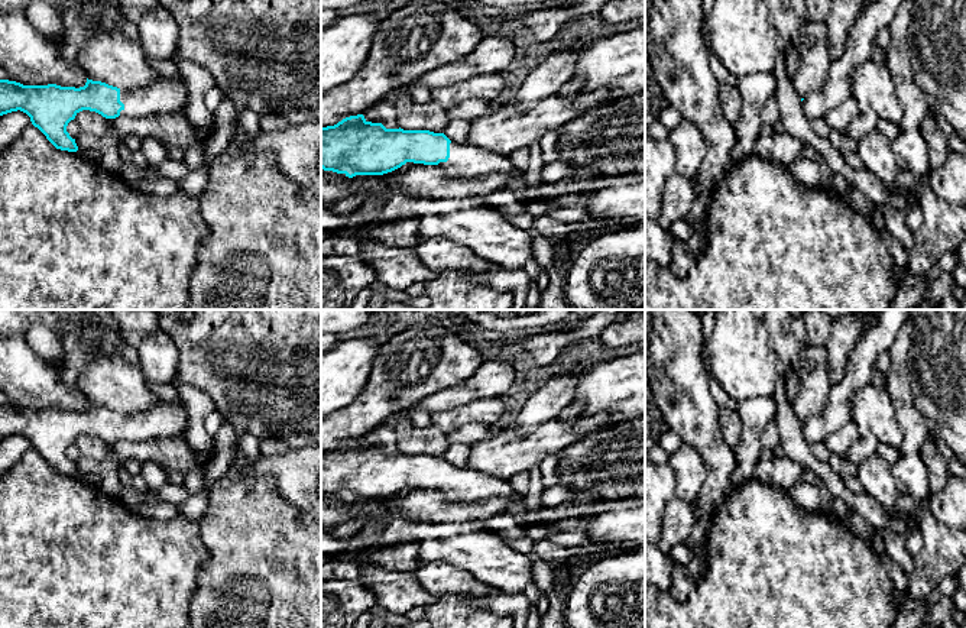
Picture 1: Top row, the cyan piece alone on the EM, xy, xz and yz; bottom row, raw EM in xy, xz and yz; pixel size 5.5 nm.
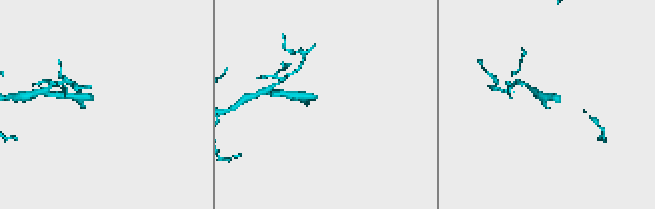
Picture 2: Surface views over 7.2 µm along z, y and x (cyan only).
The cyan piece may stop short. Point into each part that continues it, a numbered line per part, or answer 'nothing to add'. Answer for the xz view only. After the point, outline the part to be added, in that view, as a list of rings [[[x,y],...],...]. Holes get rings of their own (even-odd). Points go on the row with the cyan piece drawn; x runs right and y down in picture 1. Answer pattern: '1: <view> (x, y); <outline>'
1: xz (622, 200); [[[451,140],[450,158],[440,162],[447,175],[457,179],[474,179],[487,175],[503,175],[505,192],[523,194],[529,201],[542,198],[547,188],[564,188],[567,192],[550,197],[557,207],[584,205],[587,217],[606,223],[622,223],[626,227],[645,224],[645,181],[635,175],[602,175],[578,181],[574,175],[554,184],[541,182],[531,187],[525,172],[513,166],[508,155],[486,150]]]

